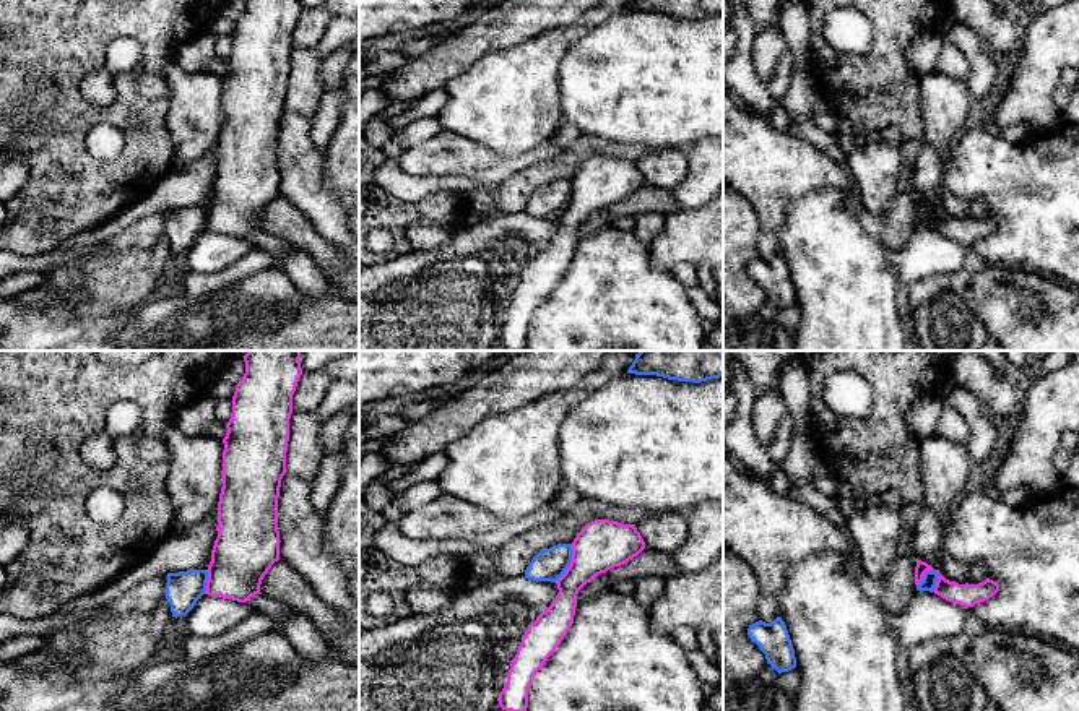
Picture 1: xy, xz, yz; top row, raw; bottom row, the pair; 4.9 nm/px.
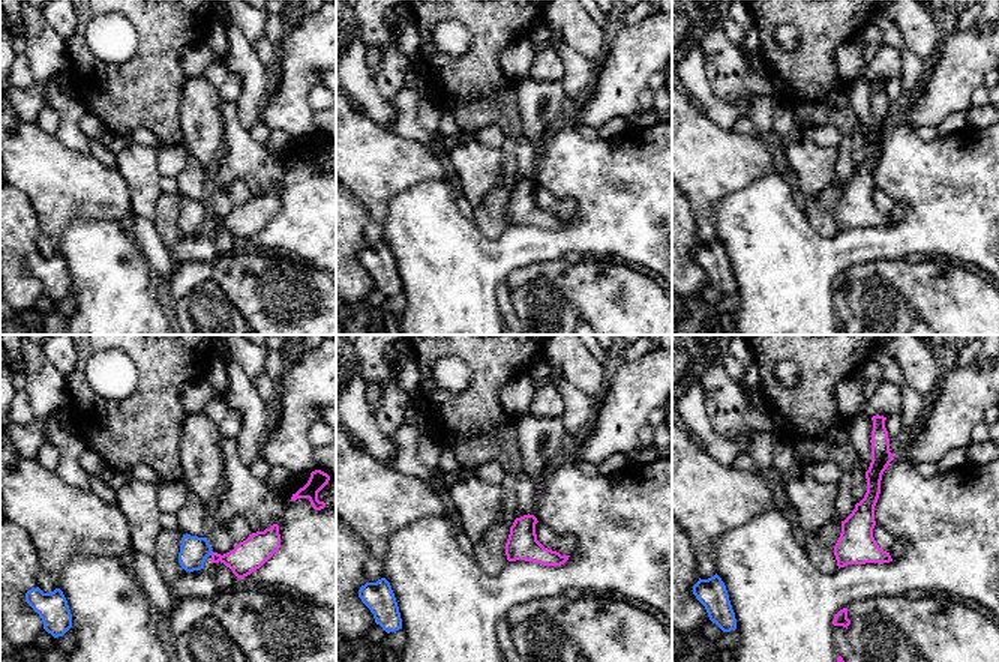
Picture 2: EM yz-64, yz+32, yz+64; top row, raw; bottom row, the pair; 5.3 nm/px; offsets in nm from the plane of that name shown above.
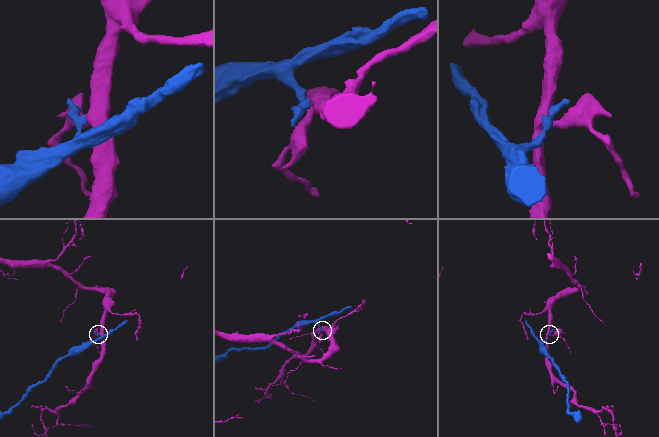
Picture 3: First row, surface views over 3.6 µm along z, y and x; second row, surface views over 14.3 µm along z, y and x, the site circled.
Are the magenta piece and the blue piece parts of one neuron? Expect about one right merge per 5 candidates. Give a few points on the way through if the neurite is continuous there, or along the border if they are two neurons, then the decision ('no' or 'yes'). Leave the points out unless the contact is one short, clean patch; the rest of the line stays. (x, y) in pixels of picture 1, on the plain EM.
border along yz (938, 208), (928, 206), (917, 223); no

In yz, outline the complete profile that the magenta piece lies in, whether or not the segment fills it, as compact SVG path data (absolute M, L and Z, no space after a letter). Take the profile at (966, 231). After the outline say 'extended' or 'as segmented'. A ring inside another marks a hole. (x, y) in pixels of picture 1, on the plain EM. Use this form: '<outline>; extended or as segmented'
M939 206L934 208L939 211L934 222L934 231L952 240L973 243L975 240L988 237L999 227L999 221L990 214L978 221L959 221L956 218L946 216Z; as segmented

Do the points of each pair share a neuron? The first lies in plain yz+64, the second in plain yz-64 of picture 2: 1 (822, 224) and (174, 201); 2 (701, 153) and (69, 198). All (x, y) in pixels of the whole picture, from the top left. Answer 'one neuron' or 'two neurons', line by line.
1: one neuron
2: one neuron

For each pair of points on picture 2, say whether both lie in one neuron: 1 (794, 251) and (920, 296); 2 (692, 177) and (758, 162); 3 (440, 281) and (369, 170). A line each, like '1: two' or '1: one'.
1: two
2: one
3: two

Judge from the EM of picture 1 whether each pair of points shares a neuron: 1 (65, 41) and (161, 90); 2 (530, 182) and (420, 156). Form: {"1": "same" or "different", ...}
{"1": "different", "2": "different"}

